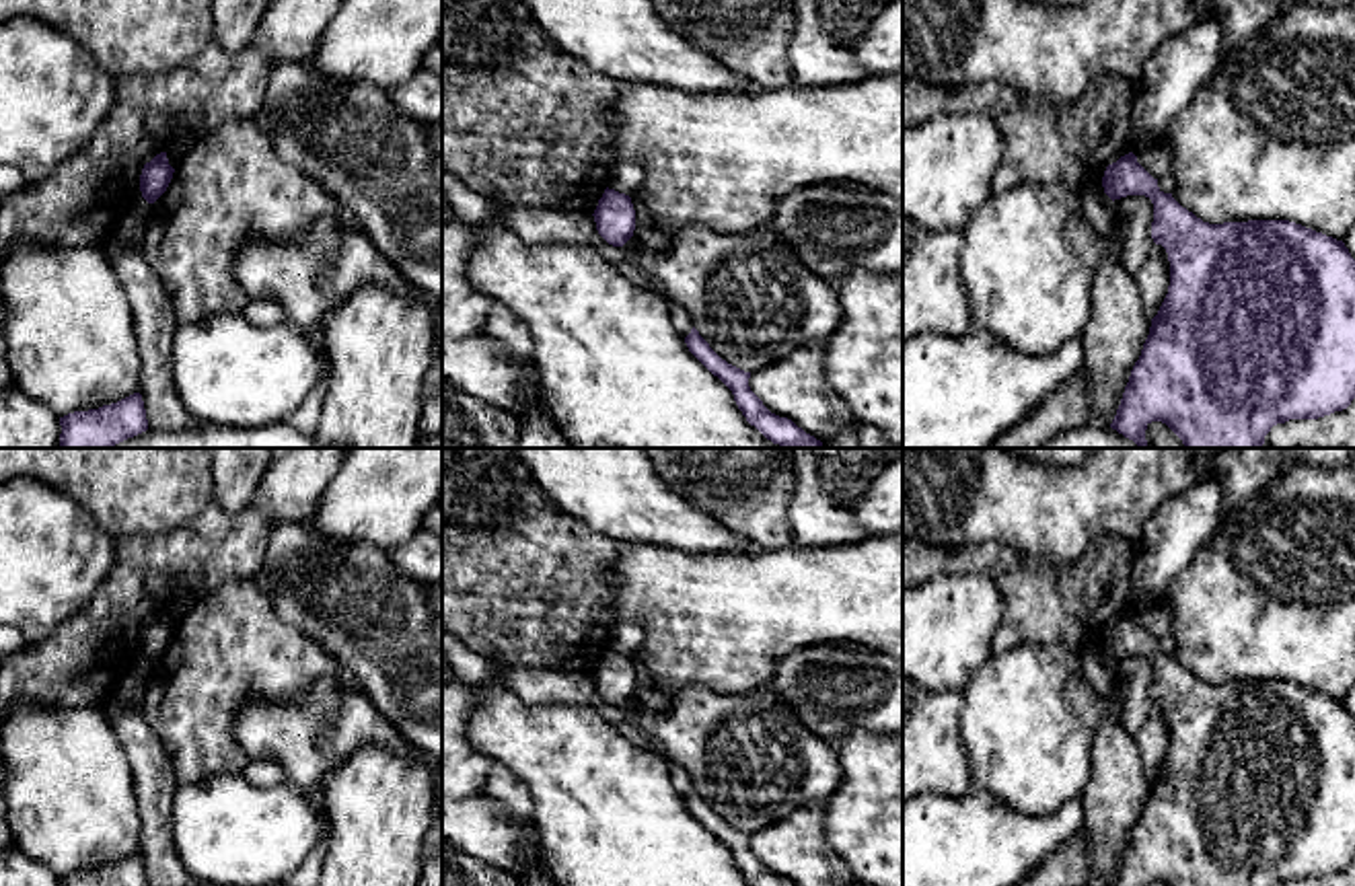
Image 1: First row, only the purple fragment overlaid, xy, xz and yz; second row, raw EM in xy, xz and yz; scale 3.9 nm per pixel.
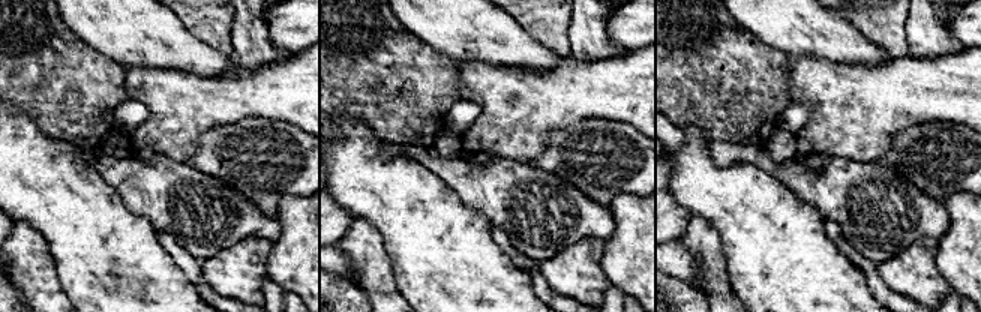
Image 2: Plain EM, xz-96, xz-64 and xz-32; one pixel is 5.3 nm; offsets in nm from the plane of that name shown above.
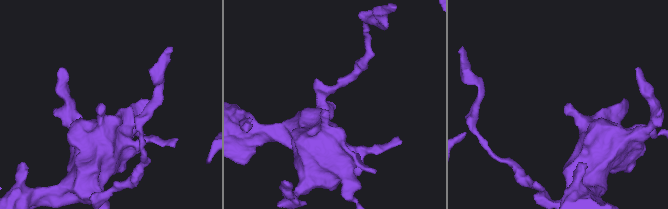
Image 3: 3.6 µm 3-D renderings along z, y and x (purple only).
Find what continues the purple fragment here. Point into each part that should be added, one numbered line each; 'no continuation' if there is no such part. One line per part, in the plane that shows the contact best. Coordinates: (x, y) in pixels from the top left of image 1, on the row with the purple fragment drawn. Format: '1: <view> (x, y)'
no continuation

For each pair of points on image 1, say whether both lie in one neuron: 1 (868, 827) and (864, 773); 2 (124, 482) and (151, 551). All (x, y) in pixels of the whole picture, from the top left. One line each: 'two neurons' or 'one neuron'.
1: one neuron
2: two neurons

